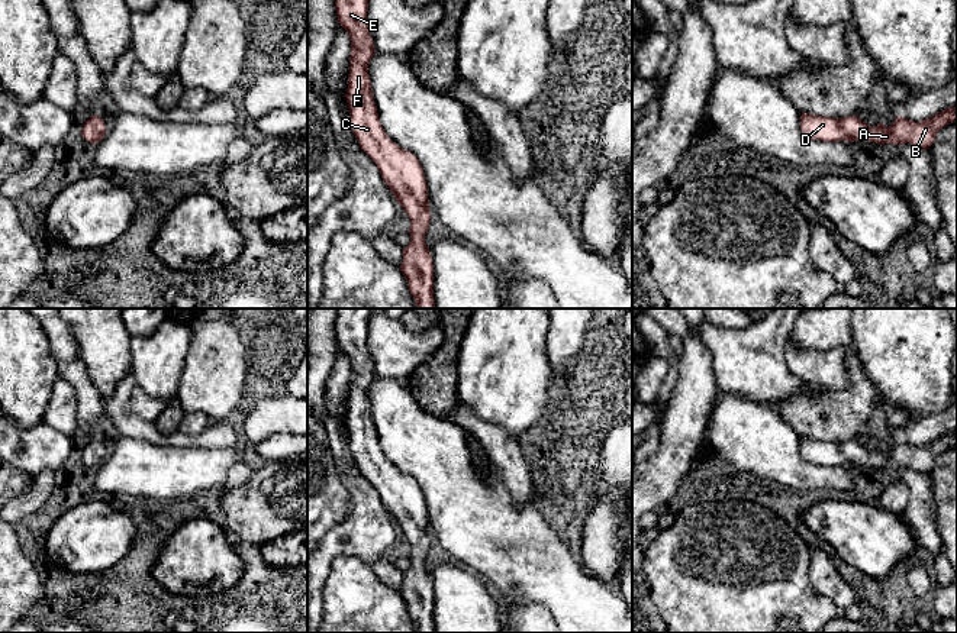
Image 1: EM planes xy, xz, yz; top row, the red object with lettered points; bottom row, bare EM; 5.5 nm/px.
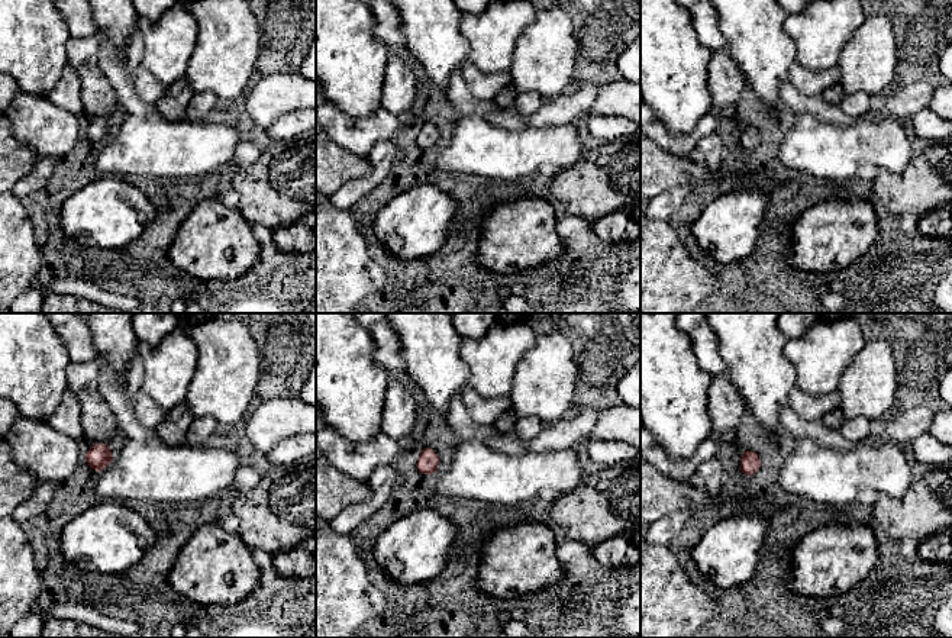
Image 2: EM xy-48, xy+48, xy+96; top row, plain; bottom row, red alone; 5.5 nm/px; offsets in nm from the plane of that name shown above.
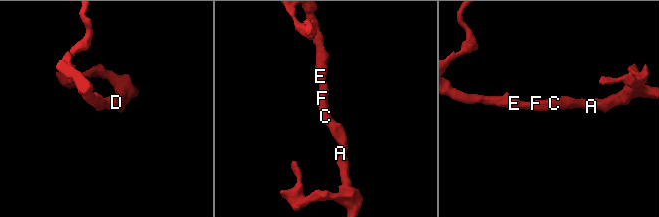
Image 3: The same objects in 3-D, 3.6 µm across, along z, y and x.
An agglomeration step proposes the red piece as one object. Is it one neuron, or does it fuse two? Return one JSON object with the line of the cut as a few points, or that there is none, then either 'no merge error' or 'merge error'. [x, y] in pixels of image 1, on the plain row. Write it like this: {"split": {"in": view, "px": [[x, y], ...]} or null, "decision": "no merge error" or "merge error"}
{"split": null, "decision": "no merge error"}

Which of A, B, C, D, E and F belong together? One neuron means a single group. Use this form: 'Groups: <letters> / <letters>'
Groups: A B C D E F

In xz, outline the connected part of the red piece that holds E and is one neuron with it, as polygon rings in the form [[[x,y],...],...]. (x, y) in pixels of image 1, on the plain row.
[[[338,309],[335,333],[339,351],[351,365],[347,427],[349,448],[361,474],[380,494],[381,503],[410,545],[410,566],[403,572],[400,595],[416,633],[435,633],[434,588],[425,559],[431,537],[428,510],[419,484],[396,469],[384,456],[373,422],[368,388],[376,377],[367,348],[371,309]]]

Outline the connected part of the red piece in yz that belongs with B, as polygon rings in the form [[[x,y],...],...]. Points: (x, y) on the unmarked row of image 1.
[[[957,432],[944,433],[932,442],[919,446],[898,440],[889,452],[882,446],[871,452],[864,445],[861,446],[856,439],[834,443],[802,436],[800,455],[806,462],[822,466],[869,465],[880,469],[911,468],[928,474],[934,468],[937,456],[951,446],[957,446]]]

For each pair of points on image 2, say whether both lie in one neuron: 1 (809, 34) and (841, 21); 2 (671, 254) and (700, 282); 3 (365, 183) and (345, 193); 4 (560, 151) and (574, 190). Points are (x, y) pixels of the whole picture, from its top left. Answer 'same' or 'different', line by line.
1: same
2: same
3: same
4: different

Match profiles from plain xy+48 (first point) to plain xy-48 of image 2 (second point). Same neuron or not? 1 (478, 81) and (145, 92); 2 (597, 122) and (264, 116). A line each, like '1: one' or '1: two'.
1: one
2: two

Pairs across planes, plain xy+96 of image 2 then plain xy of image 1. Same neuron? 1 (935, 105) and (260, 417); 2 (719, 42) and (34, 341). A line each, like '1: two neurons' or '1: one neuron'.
1: one neuron
2: two neurons

